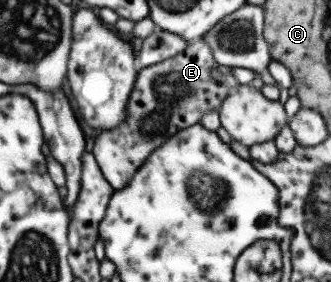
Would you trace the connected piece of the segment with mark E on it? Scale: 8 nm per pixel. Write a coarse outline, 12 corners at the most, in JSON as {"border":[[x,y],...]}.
{"border":[[203,39],[143,67],[123,124],[96,135],[124,189],[154,149],[240,84]]}

